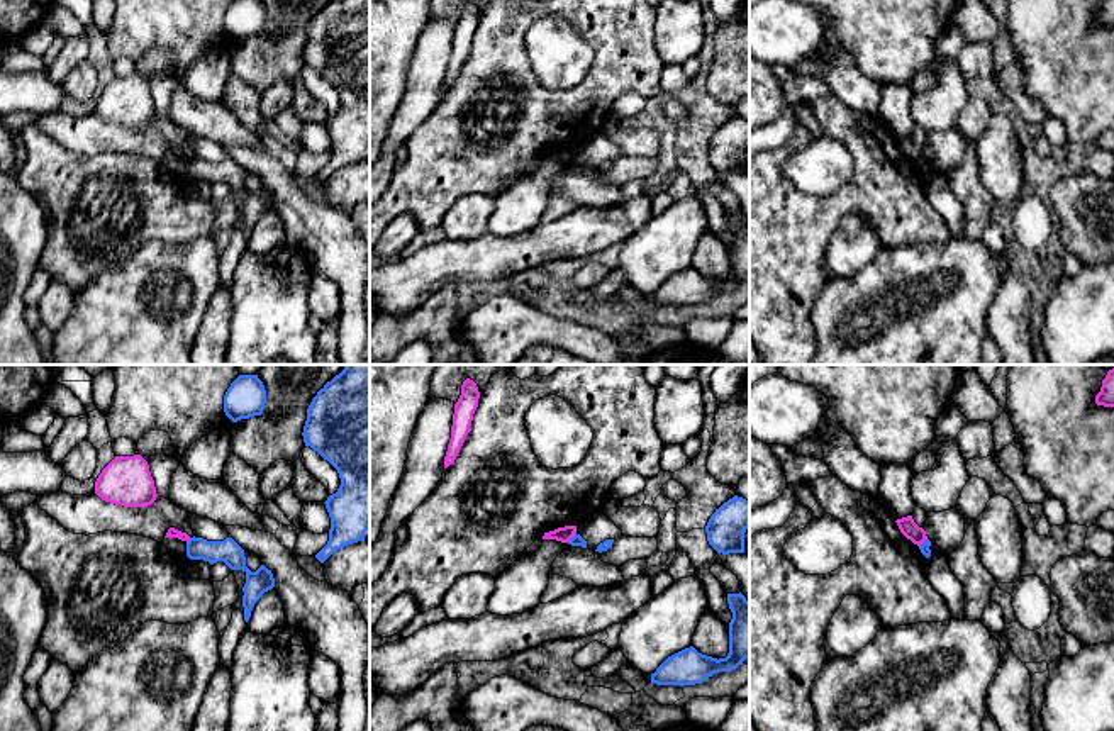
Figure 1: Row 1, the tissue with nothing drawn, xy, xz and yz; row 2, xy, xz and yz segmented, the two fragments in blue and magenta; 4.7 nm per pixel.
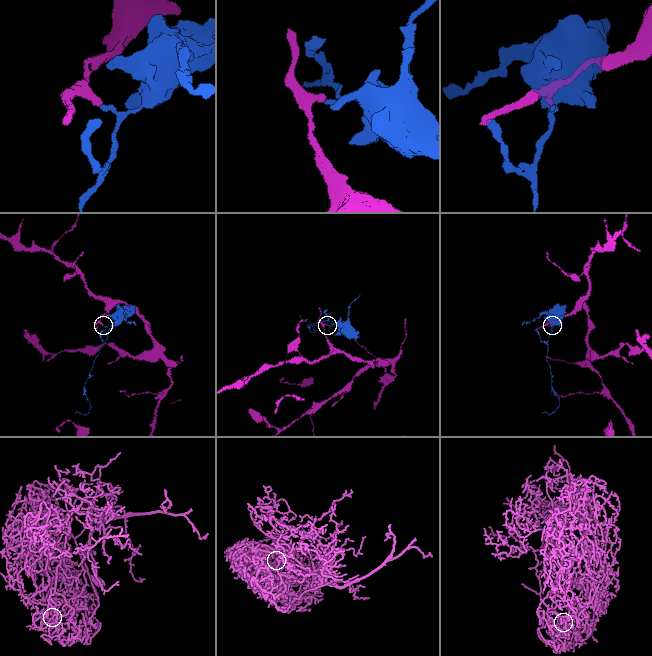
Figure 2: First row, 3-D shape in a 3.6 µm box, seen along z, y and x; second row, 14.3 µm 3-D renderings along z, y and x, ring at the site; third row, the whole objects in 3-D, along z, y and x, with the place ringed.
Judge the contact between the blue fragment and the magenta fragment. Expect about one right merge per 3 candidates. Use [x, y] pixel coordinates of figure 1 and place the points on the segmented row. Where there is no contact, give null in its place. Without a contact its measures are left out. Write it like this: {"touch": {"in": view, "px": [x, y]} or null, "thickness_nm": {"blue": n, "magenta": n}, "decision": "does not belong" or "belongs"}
{"touch": {"in": "xy", "px": [189, 541]}, "thickness_nm": {"blue": 110, "magenta": 50}, "decision": "does not belong"}

